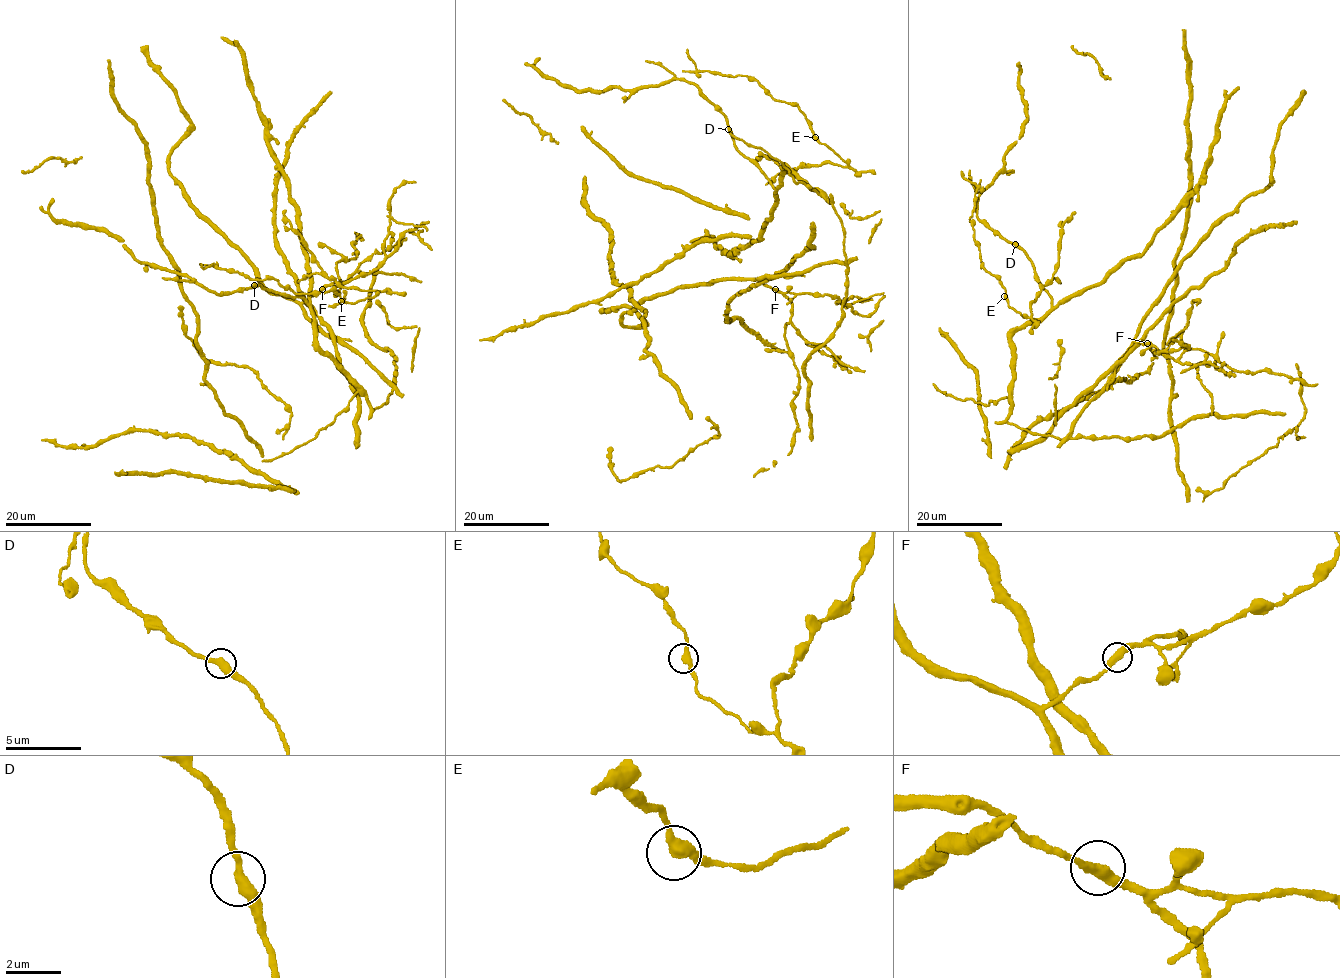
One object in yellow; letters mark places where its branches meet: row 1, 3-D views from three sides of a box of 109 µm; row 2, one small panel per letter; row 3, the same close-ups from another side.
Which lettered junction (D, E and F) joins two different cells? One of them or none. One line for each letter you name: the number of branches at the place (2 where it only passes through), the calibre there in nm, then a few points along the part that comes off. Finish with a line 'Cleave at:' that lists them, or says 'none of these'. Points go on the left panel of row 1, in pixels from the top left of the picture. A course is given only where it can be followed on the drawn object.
Cleave at: none of these

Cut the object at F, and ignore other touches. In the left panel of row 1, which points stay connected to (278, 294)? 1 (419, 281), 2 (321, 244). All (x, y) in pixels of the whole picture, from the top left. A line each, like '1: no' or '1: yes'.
1: no
2: no

